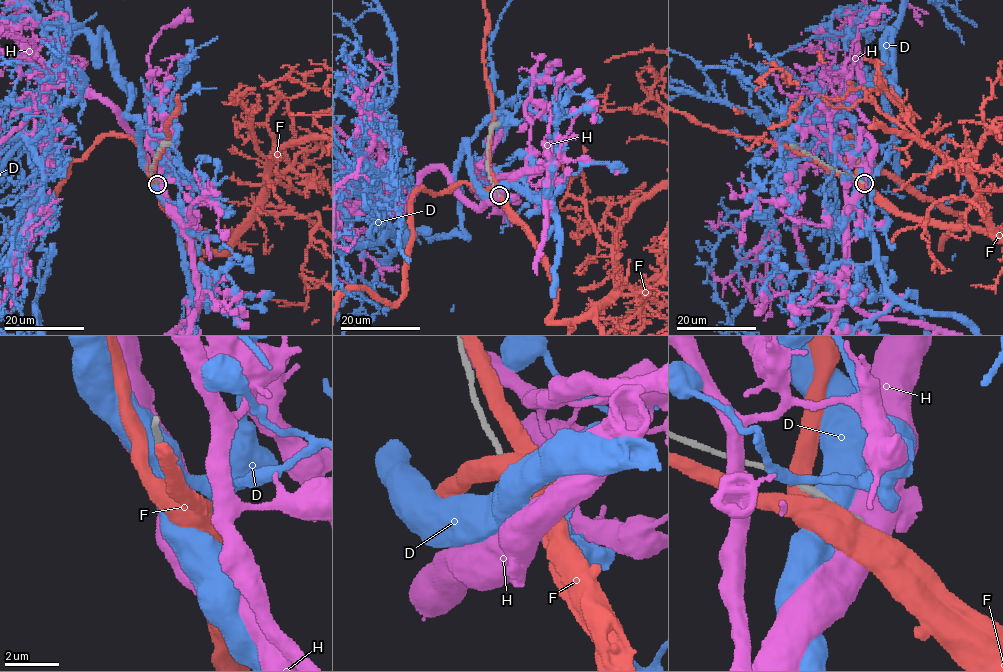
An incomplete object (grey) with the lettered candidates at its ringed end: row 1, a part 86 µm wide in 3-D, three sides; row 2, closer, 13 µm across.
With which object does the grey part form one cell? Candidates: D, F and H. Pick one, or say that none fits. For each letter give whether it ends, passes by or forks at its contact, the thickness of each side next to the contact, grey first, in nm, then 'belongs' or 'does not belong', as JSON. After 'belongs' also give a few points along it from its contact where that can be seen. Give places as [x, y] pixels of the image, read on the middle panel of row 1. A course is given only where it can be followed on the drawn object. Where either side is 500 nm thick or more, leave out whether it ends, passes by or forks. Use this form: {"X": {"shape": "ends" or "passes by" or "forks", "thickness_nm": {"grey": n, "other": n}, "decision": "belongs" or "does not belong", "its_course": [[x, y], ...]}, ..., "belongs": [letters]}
{"D": {"thickness_nm": {"grey": 200, "other": 1000}, "decision": "does not belong"}, "F": {"thickness_nm": {"grey": 240, "other": 750}, "decision": "does not belong"}, "H": {"thickness_nm": {"grey": 200, "other": 700}, "decision": "does not belong"}, "belongs": []}

